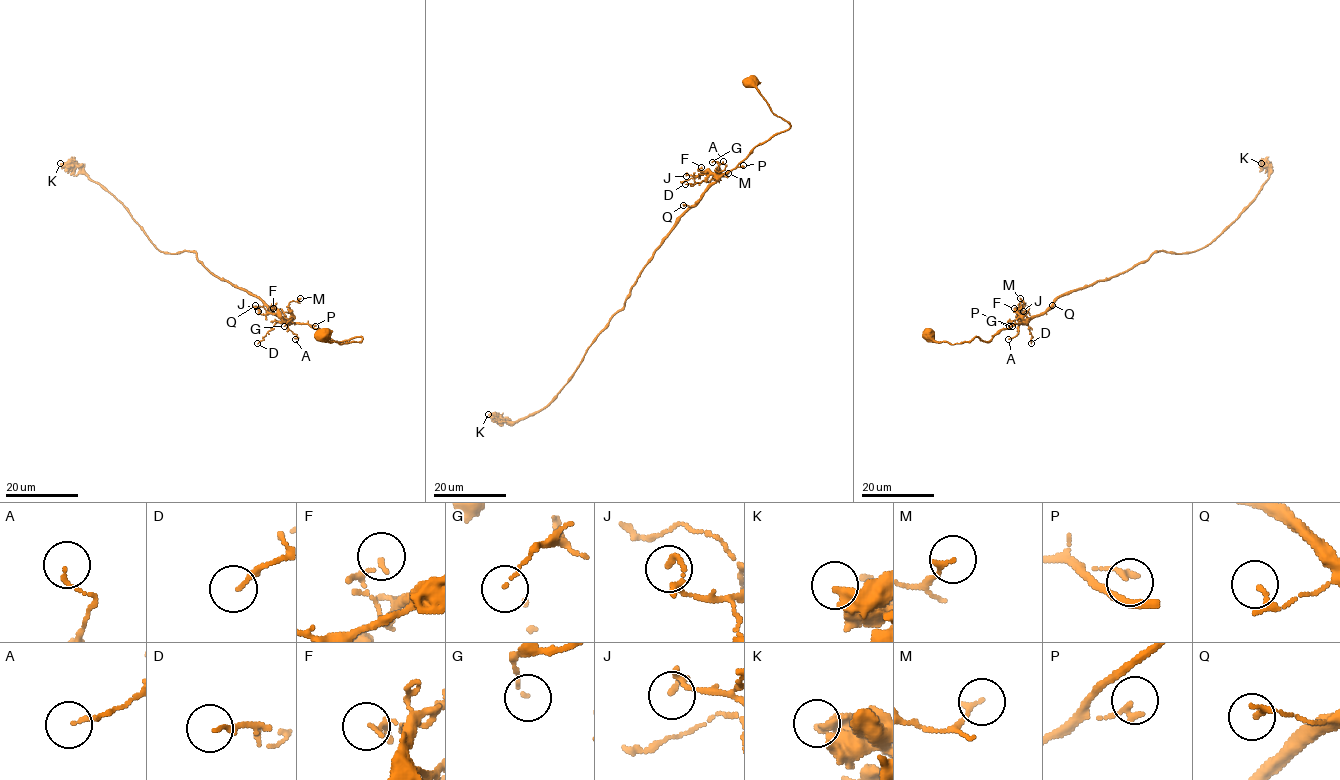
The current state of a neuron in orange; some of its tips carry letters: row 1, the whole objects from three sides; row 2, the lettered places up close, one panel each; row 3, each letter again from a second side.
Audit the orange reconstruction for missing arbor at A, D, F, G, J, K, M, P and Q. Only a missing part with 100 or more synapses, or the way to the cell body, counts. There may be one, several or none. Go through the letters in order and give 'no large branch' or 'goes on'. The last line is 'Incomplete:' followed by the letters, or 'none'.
A: no large branch
D: no large branch
F: no large branch
G: no large branch
J: no large branch
K: no large branch
M: no large branch
P: no large branch
Q: no large branch
Incomplete: none

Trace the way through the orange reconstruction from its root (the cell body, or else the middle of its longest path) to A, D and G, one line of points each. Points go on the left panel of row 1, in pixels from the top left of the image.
A: (322, 334), (340, 344), (362, 340), (353, 337), (335, 342), (307, 323), (288, 323), (295, 339)
D: (322, 334), (327, 341), (340, 344), (362, 340), (353, 337), (335, 342), (307, 323), (277, 322), (257, 343)
G: (322, 334), (340, 344), (362, 340), (353, 337), (335, 342), (307, 323), (295, 323), (291, 317), (284, 326)

